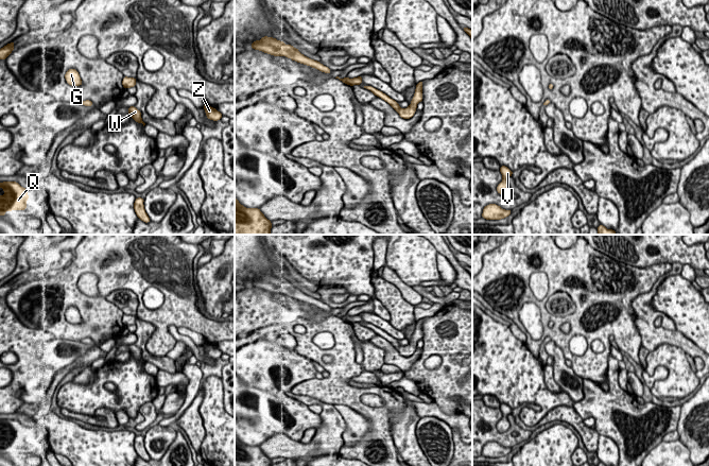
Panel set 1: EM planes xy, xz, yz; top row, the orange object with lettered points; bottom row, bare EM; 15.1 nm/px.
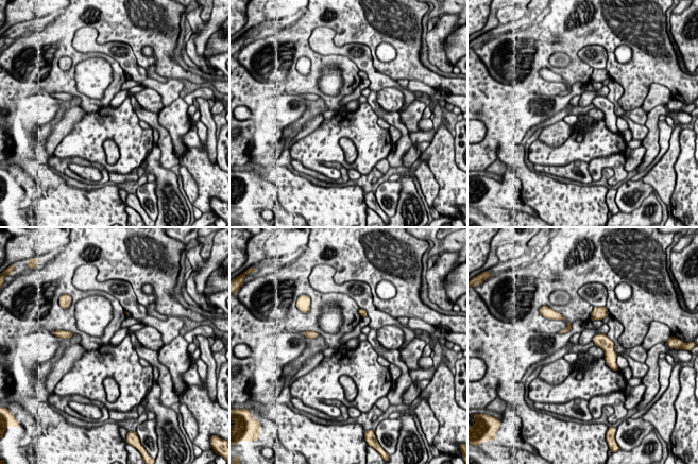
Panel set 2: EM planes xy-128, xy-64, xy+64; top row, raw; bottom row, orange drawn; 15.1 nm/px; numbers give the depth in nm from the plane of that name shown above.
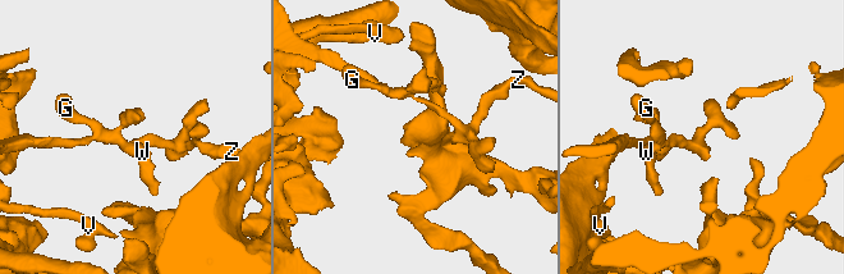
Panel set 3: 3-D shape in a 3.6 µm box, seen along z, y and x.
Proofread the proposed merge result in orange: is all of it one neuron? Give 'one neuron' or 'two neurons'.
one neuron

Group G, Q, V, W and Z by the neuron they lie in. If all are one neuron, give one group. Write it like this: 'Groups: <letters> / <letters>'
Groups: G Q V W Z

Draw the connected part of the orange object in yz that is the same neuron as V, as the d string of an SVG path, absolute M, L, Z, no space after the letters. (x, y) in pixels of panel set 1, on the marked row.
M501 166L500 172L502 174L502 182L497 186L497 192L499 194L506 194L509 190L509 184L507 182L507 178L513 175L513 171L511 171L505 166Z

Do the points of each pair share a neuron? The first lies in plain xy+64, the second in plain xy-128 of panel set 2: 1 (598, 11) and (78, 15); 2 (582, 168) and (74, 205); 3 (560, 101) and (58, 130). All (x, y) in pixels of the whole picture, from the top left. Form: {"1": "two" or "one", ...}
{"1": "one", "2": "two", "3": "two"}

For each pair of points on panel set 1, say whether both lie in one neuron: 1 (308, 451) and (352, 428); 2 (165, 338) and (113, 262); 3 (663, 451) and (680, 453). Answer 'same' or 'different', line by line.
1: same
2: same
3: same

